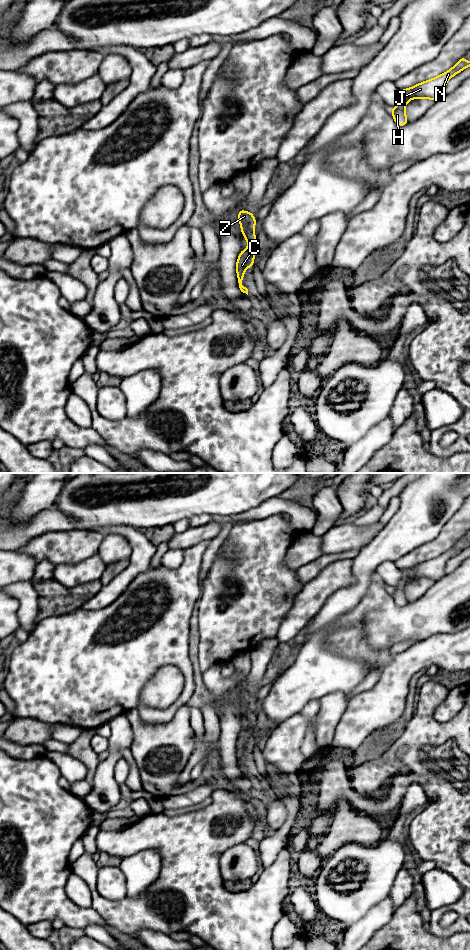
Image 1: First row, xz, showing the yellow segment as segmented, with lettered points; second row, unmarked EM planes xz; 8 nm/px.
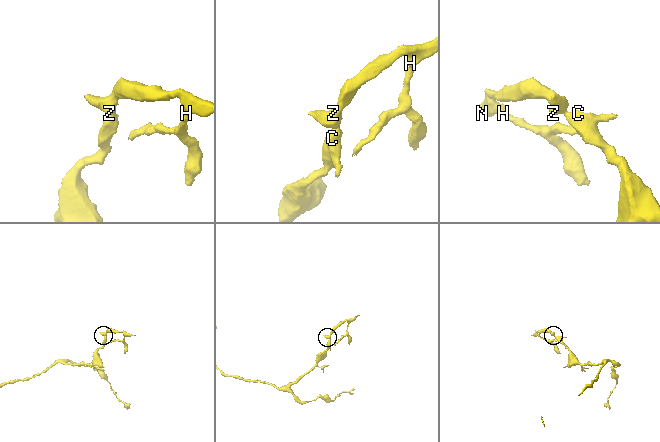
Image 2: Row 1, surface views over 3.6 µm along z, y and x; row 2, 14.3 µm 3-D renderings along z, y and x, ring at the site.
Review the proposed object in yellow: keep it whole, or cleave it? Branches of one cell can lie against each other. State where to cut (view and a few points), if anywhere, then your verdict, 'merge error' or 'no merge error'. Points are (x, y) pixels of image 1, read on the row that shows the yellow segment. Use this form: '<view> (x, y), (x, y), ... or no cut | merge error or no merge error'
no cut | no merge error

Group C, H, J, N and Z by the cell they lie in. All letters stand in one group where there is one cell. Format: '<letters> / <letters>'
C H J N Z

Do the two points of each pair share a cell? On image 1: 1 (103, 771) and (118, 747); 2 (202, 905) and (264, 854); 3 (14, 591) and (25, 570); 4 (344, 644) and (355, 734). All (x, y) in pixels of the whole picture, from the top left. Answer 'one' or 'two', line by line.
1: one
2: two
3: two
4: one

